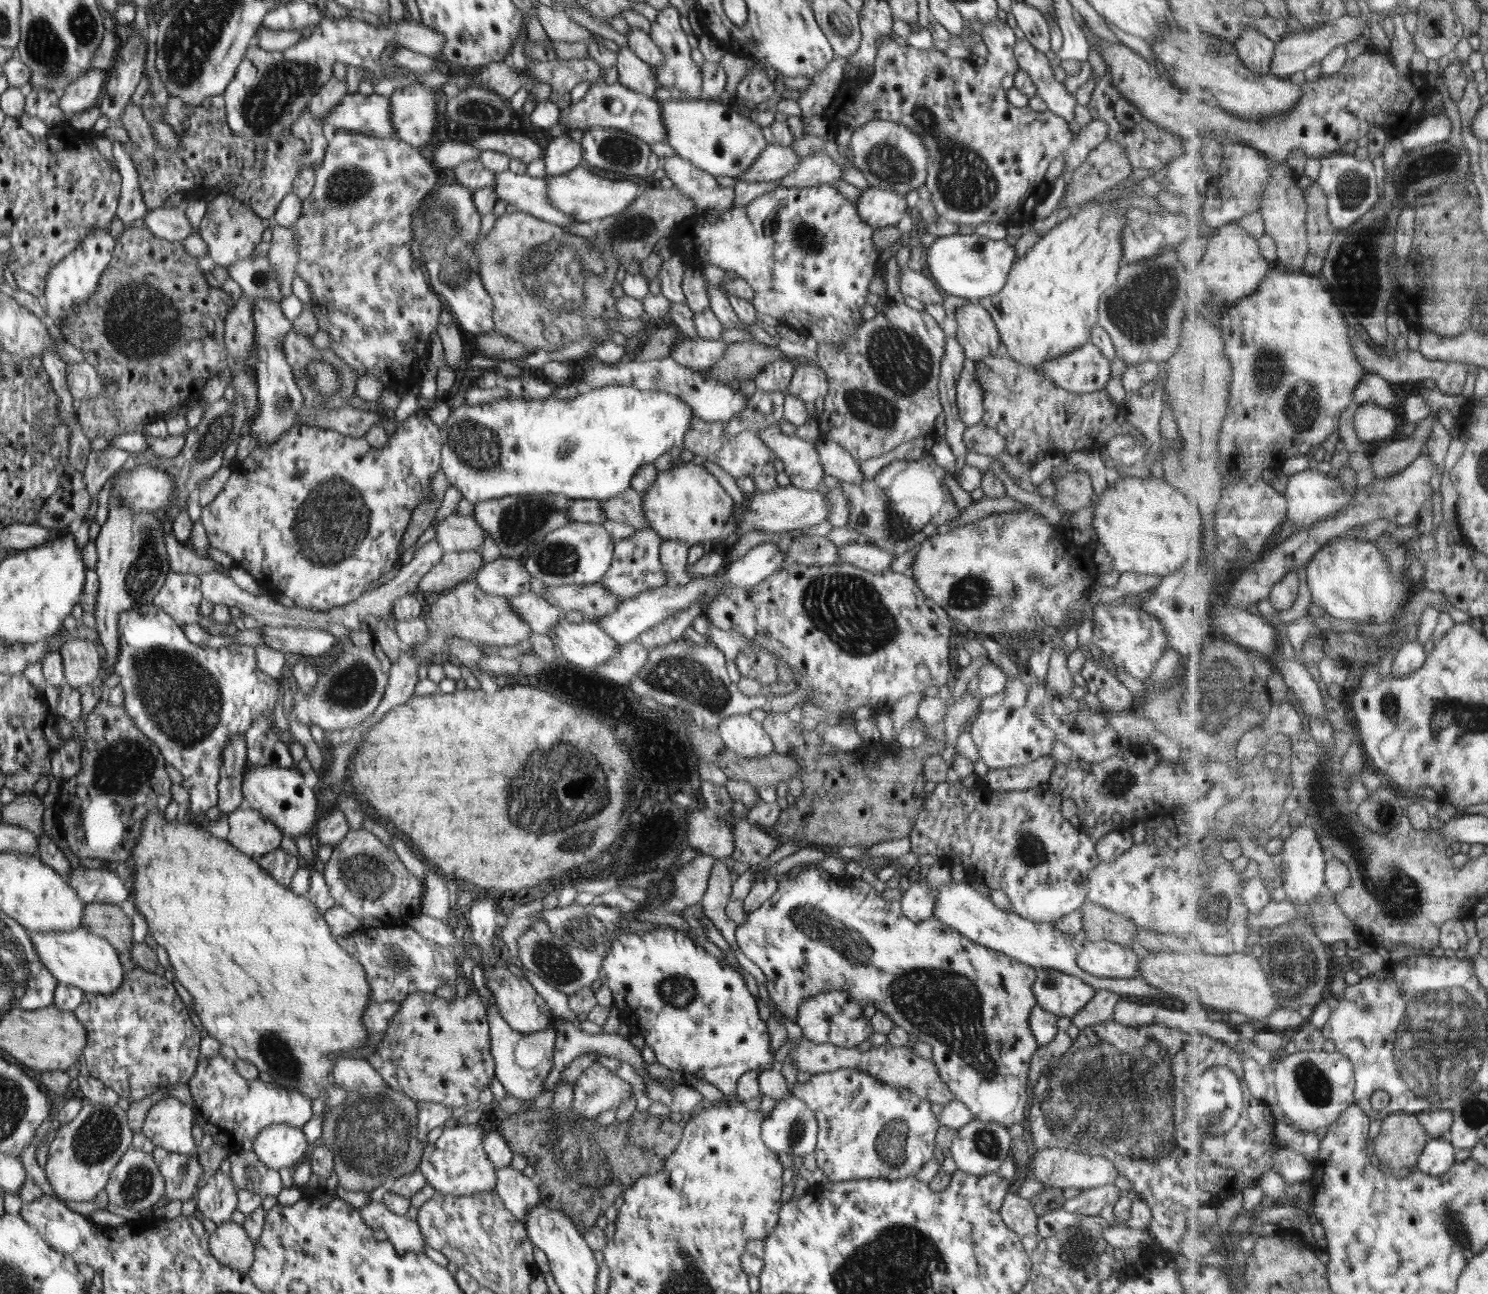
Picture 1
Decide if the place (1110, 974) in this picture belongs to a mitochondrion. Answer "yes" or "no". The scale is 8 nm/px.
no

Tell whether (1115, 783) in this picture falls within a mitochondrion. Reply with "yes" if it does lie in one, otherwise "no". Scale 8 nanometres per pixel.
yes

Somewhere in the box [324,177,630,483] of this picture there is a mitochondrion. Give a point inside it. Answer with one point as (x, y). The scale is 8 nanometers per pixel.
(546, 278)

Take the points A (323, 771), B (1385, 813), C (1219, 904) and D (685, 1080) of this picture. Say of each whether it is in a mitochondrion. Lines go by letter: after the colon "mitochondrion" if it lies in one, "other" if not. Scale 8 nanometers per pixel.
A: other
B: mitochondrion
C: mitochondrion
D: other

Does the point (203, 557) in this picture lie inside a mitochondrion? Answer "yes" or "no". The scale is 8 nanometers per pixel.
no

